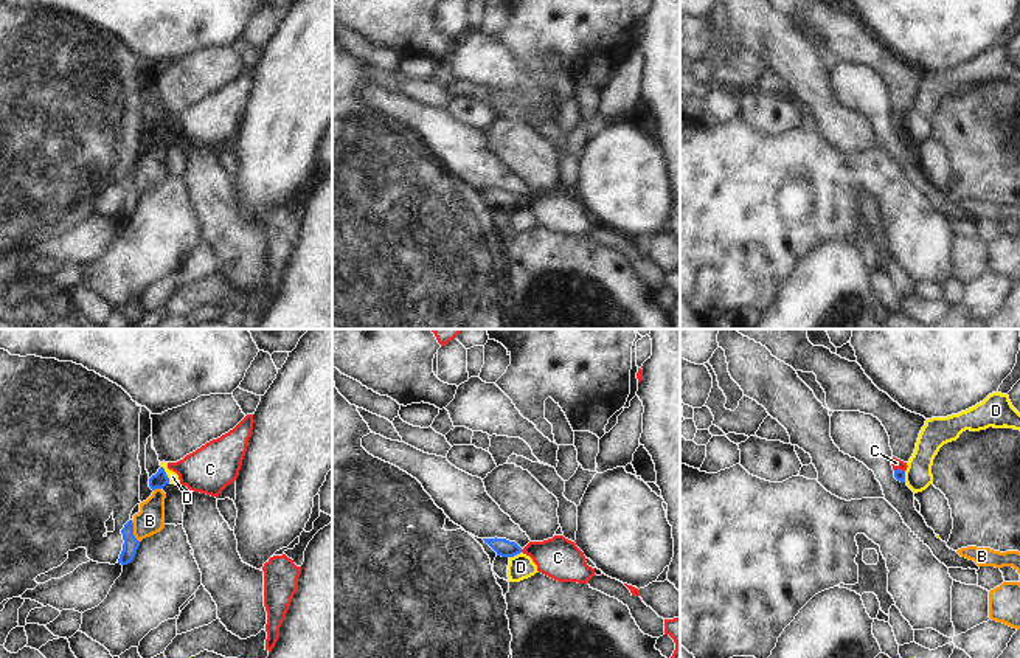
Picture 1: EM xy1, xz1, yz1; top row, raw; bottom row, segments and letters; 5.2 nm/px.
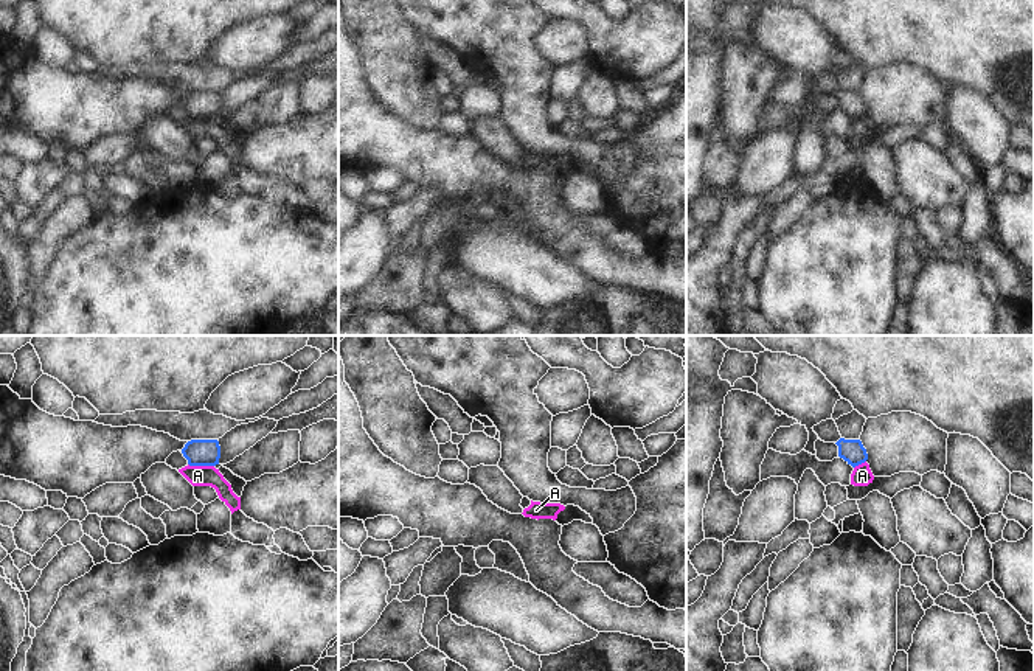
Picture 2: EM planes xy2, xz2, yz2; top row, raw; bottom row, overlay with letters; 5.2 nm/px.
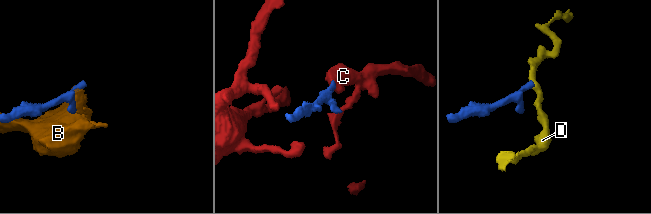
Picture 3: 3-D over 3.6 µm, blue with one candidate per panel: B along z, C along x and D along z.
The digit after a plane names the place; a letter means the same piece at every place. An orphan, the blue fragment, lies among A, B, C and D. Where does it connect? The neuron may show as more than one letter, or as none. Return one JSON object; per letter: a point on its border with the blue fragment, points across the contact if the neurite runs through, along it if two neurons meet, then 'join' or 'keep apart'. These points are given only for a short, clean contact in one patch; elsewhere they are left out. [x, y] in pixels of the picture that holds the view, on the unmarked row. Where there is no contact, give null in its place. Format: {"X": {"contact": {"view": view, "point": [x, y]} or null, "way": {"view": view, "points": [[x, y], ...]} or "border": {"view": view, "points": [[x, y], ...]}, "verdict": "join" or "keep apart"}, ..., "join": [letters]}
{"A": {"contact": {"view": "xy2", "point": [201, 117]}, "border": {"view": "xy2", "points": [[188, 115], [213, 118]]}, "verdict": "keep apart"}, "B": {"contact": {"view": "xy1", "point": [132, 183]}, "border": {"view": "xy1", "points": [[131, 173], [134, 190], [138, 194]]}, "verdict": "keep apart"}, "C": {"contact": {"view": "yz1", "point": [899, 121]}, "way": {"view": "yz1", "points": [[899, 128], [899, 121], [896, 115]]}, "verdict": "join"}, "D": {"contact": {"view": "xy1", "point": [165, 126]}, "border": {"view": "xy1", "points": [[162, 118], [170, 134]]}, "verdict": "keep apart"}, "join": ["C"]}

